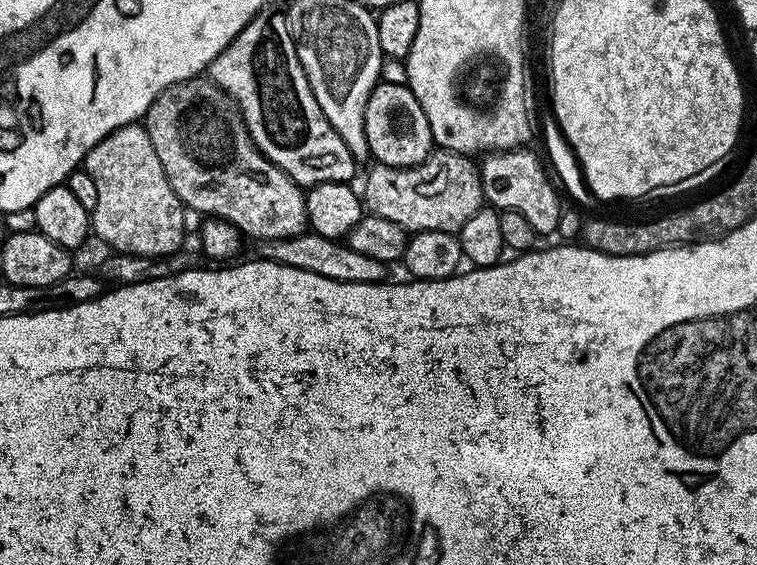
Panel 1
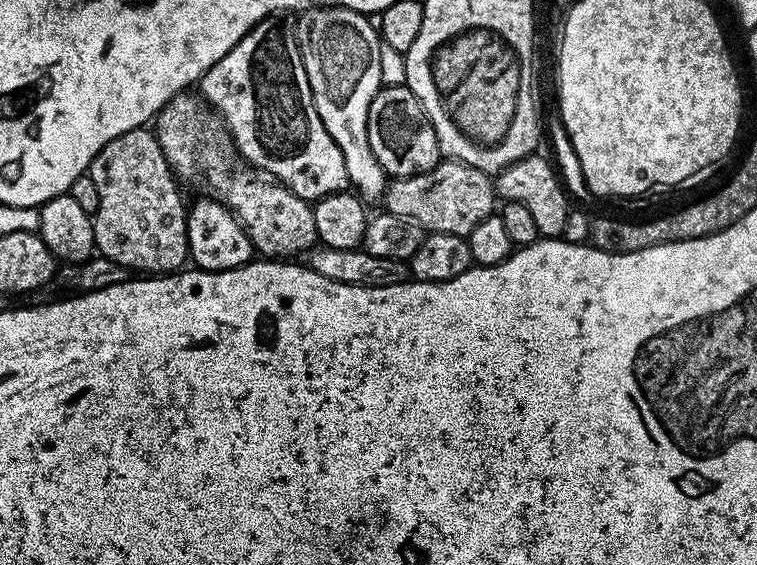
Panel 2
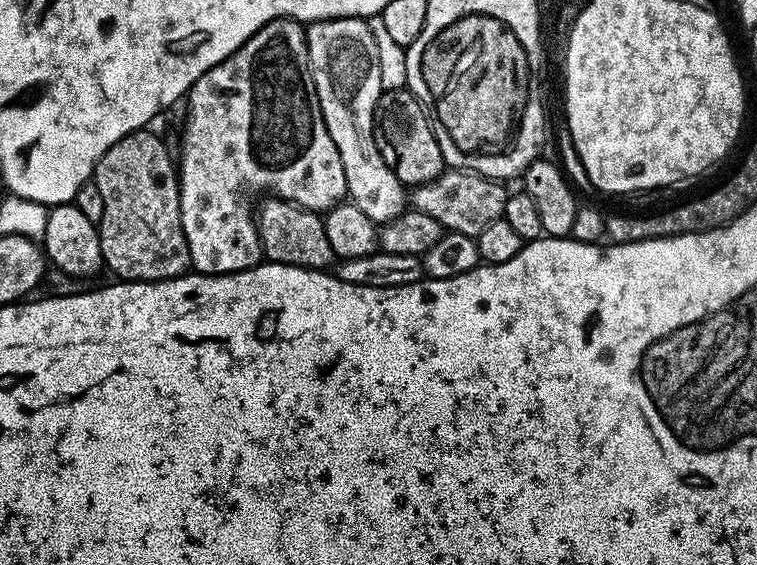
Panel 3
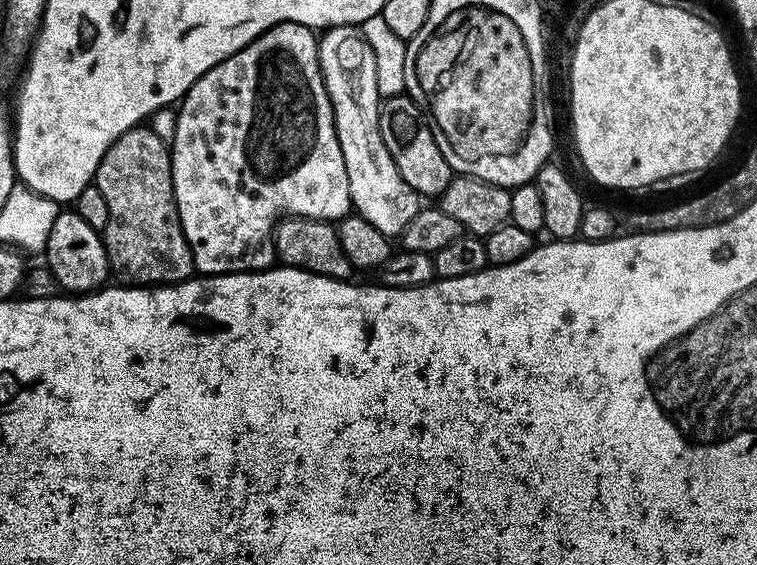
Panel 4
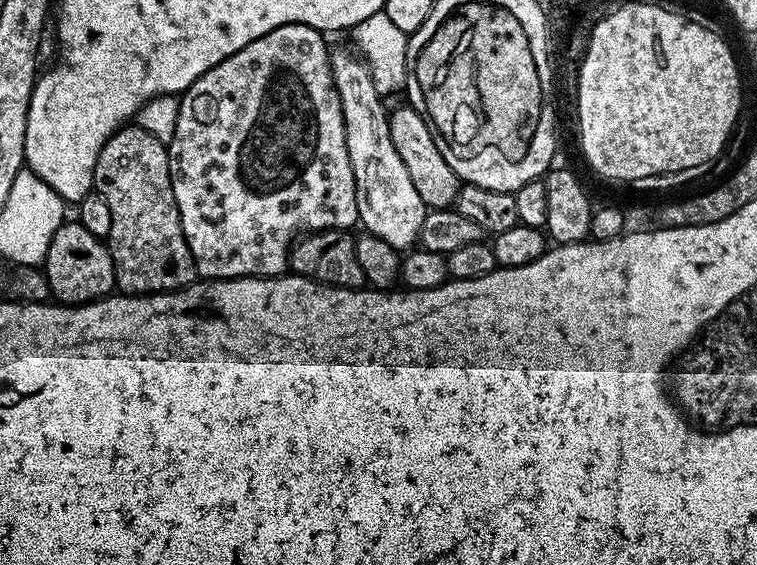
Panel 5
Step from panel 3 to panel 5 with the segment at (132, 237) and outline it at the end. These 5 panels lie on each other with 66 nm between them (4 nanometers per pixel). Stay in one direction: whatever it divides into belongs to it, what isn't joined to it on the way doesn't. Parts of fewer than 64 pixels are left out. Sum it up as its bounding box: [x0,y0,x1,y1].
[92,126,197,296]

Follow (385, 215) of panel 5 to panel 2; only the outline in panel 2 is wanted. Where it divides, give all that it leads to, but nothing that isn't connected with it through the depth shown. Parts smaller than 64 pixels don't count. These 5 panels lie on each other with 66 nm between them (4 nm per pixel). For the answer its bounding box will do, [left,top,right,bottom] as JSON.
[302,8,390,202]

